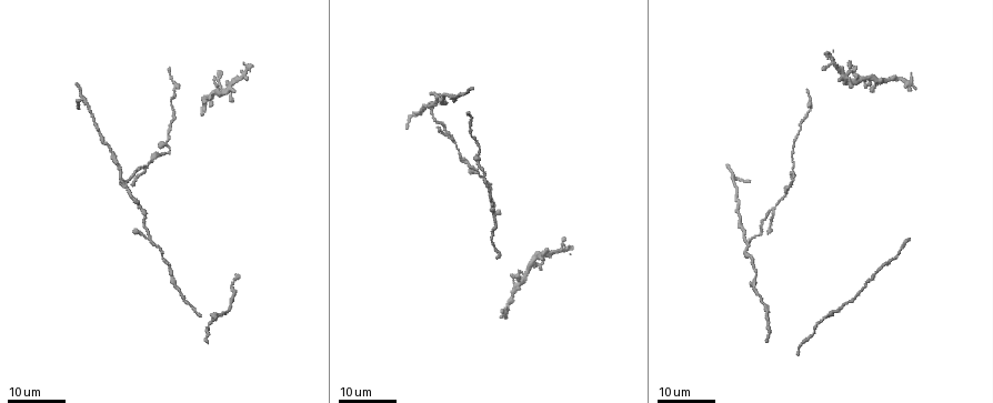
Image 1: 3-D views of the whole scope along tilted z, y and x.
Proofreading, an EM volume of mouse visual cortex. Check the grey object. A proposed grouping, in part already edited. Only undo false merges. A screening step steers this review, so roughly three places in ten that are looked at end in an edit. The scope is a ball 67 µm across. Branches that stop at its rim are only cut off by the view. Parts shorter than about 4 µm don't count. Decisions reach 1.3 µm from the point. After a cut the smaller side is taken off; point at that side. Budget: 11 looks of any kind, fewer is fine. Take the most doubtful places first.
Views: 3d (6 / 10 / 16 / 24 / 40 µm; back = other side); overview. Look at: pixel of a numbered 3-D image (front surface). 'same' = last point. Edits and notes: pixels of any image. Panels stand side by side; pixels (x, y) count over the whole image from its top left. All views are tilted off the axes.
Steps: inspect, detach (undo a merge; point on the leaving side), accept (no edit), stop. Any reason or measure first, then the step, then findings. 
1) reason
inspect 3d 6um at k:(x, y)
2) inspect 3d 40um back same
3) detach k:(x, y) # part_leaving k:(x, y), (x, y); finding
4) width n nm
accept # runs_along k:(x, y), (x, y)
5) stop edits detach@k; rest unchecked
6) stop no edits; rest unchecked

arms part here
inspect 3d 16um at 1:(452, 139)

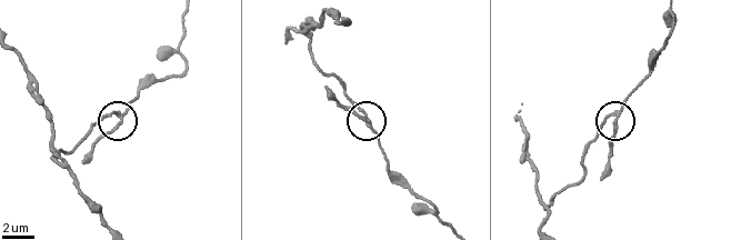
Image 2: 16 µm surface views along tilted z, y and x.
inspect 3d 6um at 2:(119, 114)

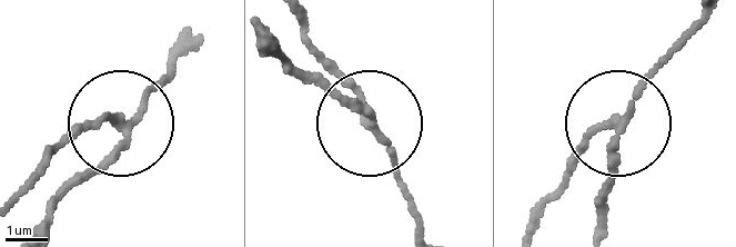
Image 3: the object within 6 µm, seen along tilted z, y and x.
side_arm 5 um; arms 3
accept # one cell here

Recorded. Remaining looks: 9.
three arms meet
inspect 3d 24um at 1:(430, 107)

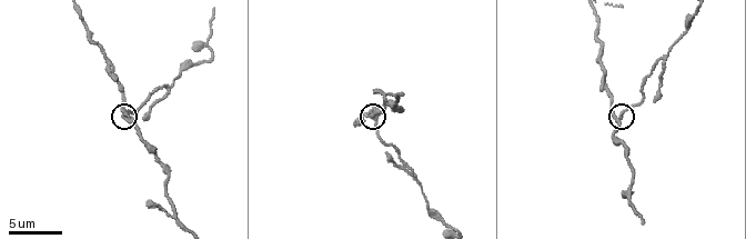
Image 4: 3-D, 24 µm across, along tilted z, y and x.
inspect 3d 6um at 4:(373, 113)

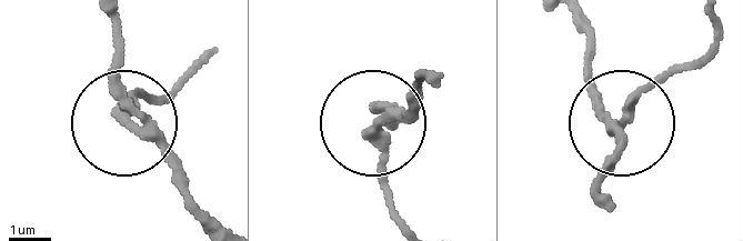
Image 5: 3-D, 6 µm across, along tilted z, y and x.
accept # runs_along 5:(202, 219), (186, 177), (127, 118), (119, 20); one cell here

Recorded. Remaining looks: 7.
four or more arms meet
inspect 3d 16um at 1:(536, 256)

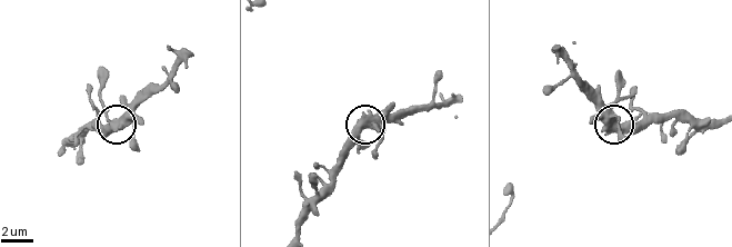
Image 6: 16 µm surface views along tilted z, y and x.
inspect 3d 10um at 6:(614, 123)

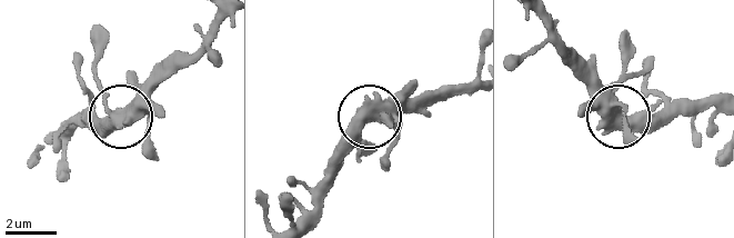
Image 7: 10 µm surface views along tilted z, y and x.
width 460 nm
accept # continuous, no second cell

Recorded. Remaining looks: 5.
sudden change in width
inspect 3d 16um at 1:(206, 107)

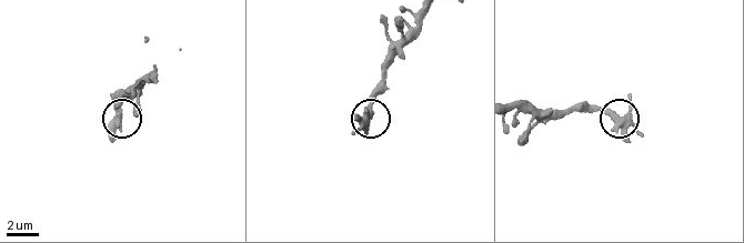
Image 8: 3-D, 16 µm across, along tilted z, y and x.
inspect 3d 6um at 8:(119, 118)

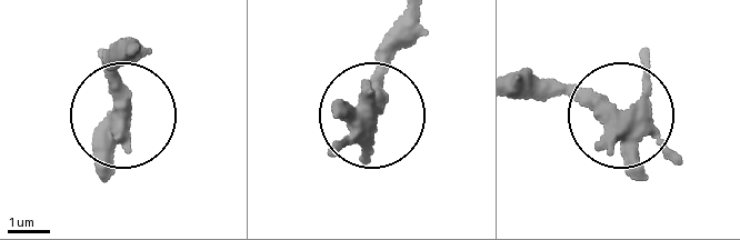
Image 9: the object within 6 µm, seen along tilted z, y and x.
width 420 nm
accept # continuous, no second cell

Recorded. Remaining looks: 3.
a narrow waist
inspect 3d 10um at 4:(212, 54)

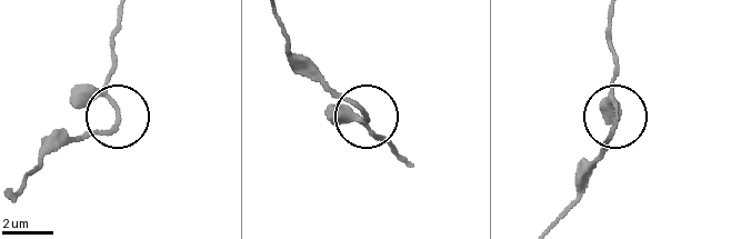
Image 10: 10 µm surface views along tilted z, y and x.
width 150 nm
accept # runs_along 10:(561, 217), (613, 122), (612, 49); continuous, no second cell

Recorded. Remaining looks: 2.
stop no edits; rest unchecked

